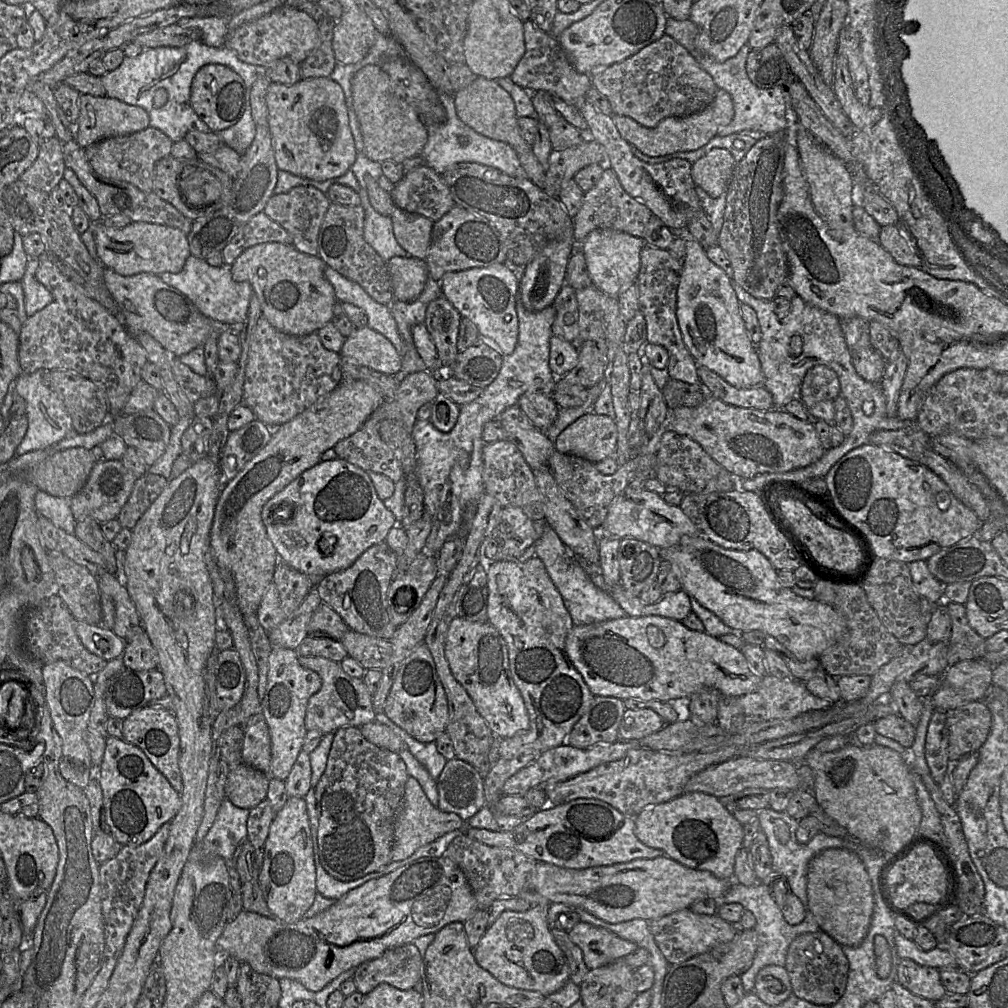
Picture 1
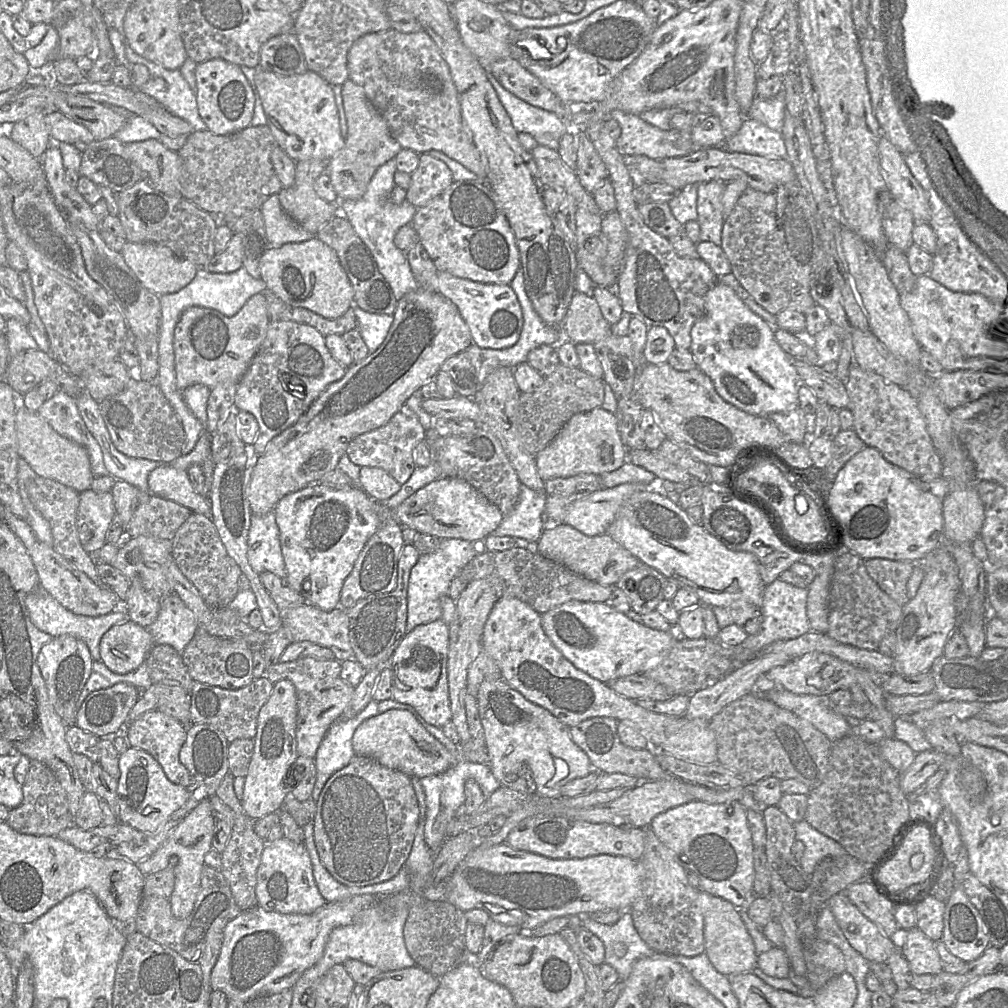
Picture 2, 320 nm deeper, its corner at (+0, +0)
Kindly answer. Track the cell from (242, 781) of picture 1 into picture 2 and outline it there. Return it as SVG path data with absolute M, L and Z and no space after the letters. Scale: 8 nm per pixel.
M130 747L119 755L117 795L119 822L143 832L158 831L187 801L187 788L172 783L159 762L148 752Z

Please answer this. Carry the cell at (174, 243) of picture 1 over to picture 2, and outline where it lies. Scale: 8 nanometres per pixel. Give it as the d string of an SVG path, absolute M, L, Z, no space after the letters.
M126 241L120 253L140 283L158 296L179 291L193 280L198 270L191 261L179 258L168 247L155 243Z

